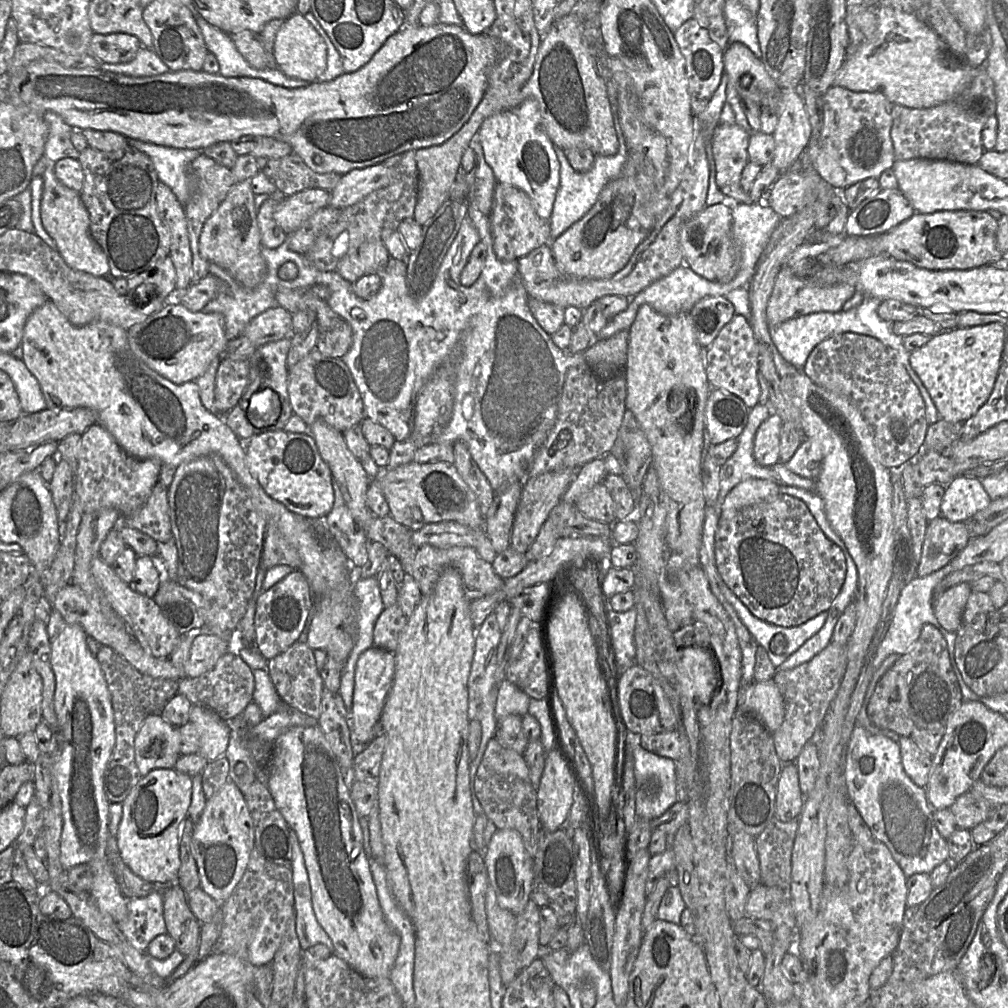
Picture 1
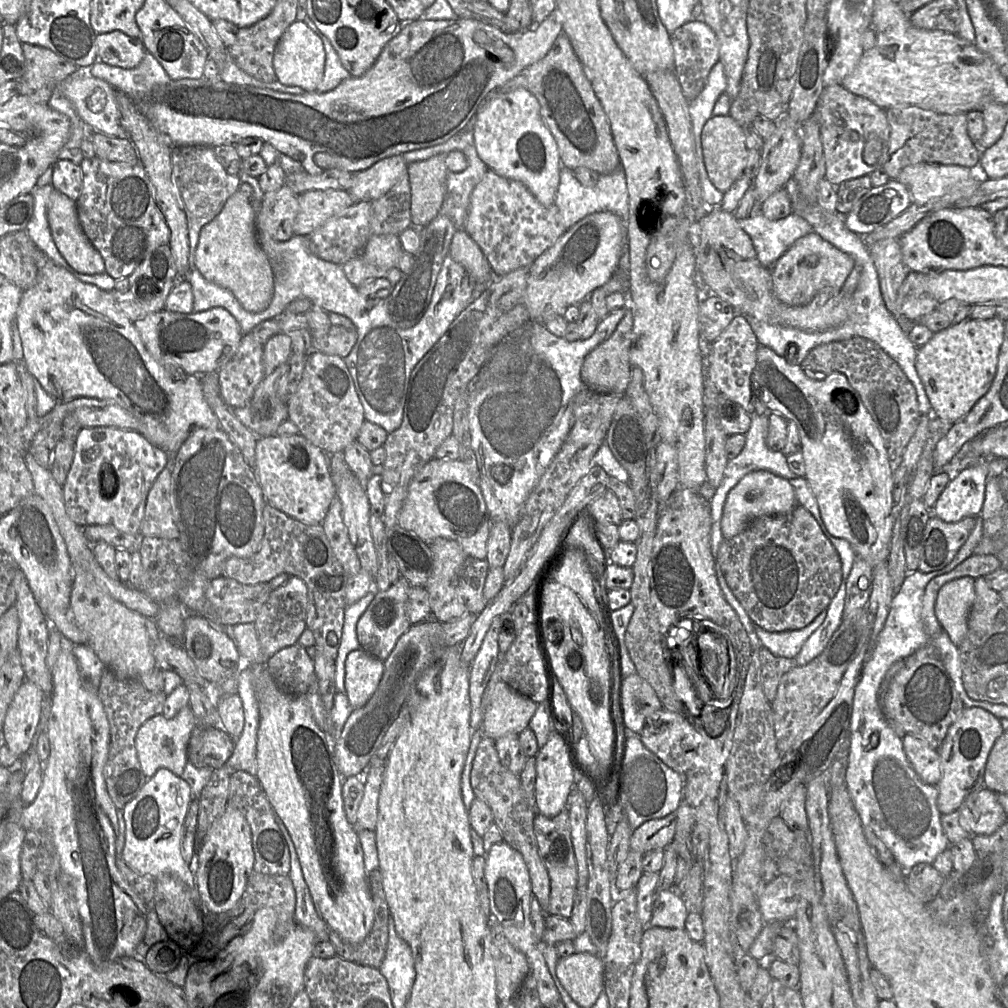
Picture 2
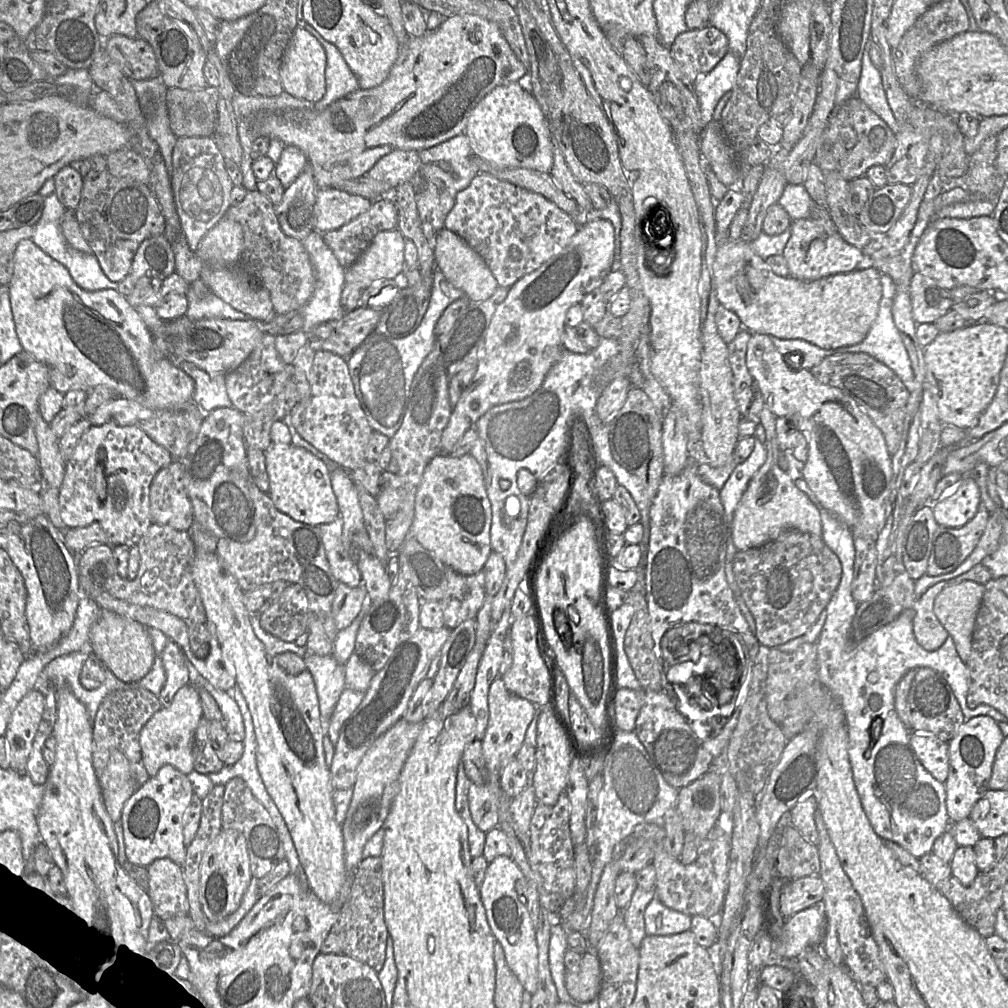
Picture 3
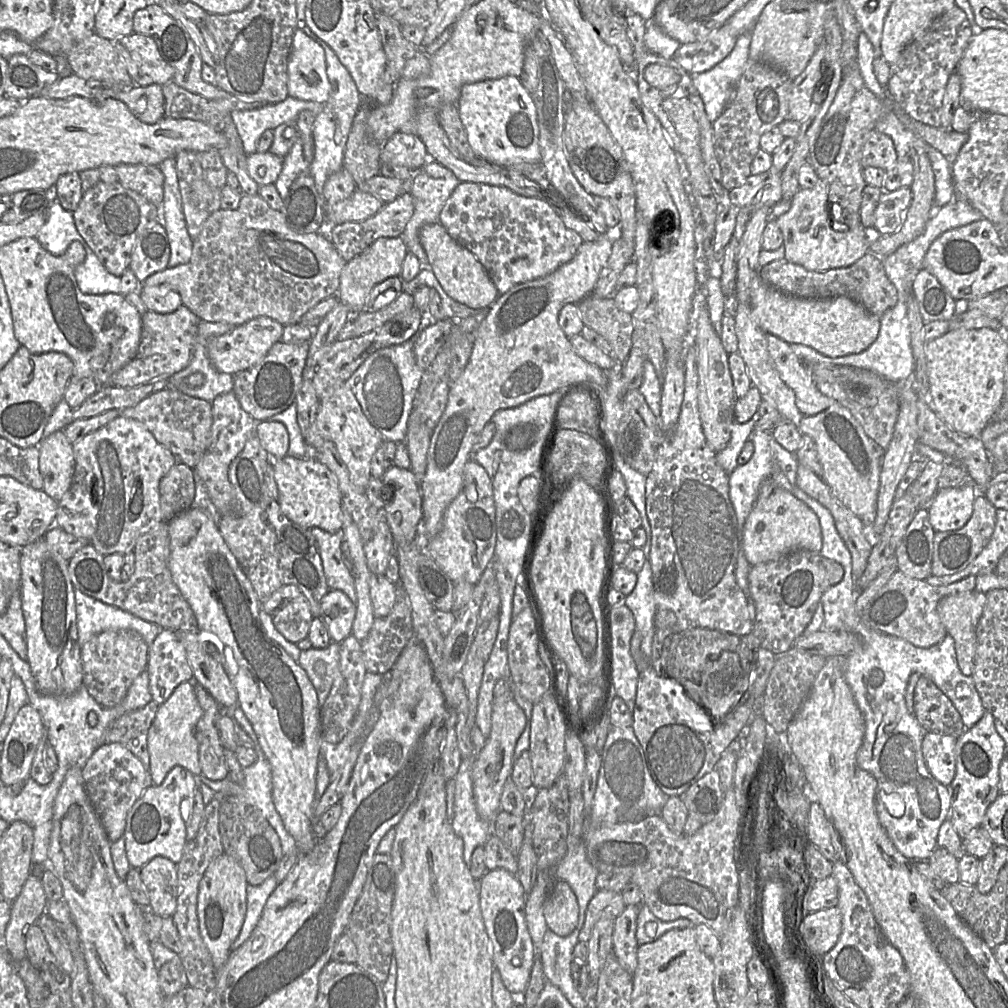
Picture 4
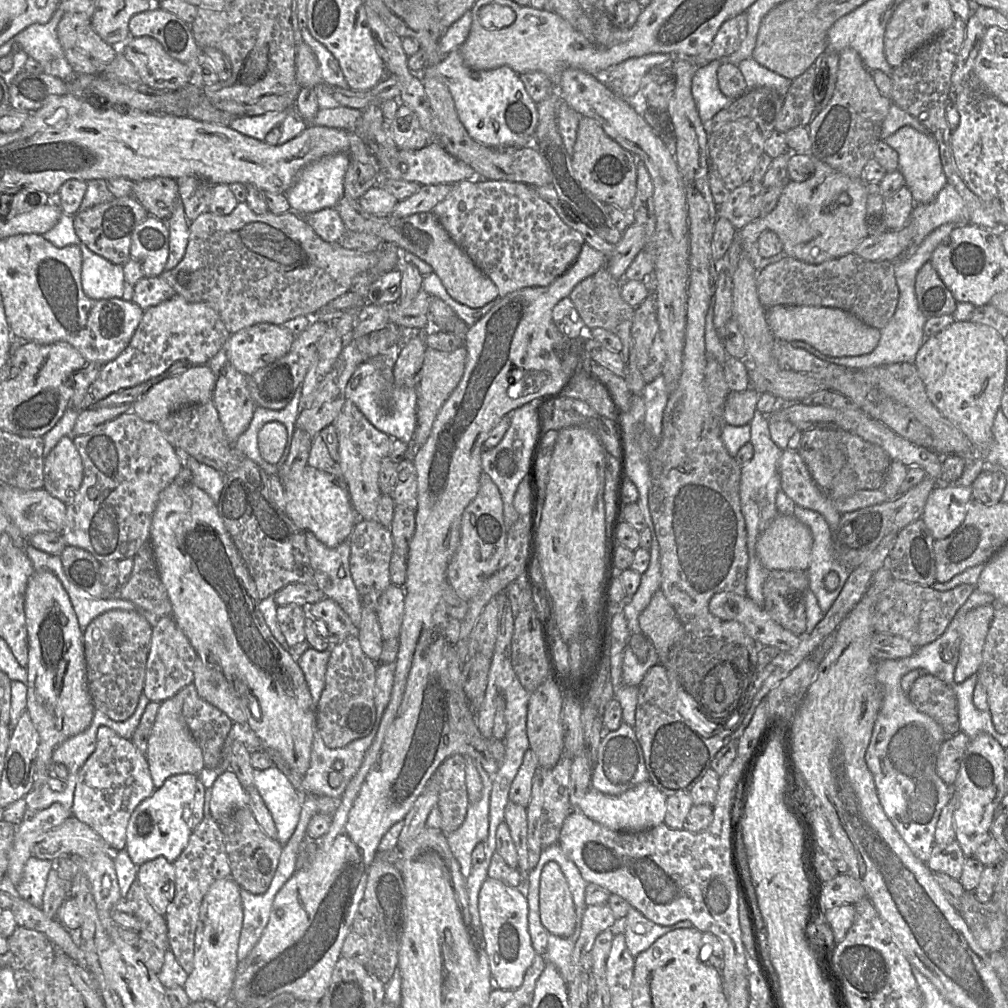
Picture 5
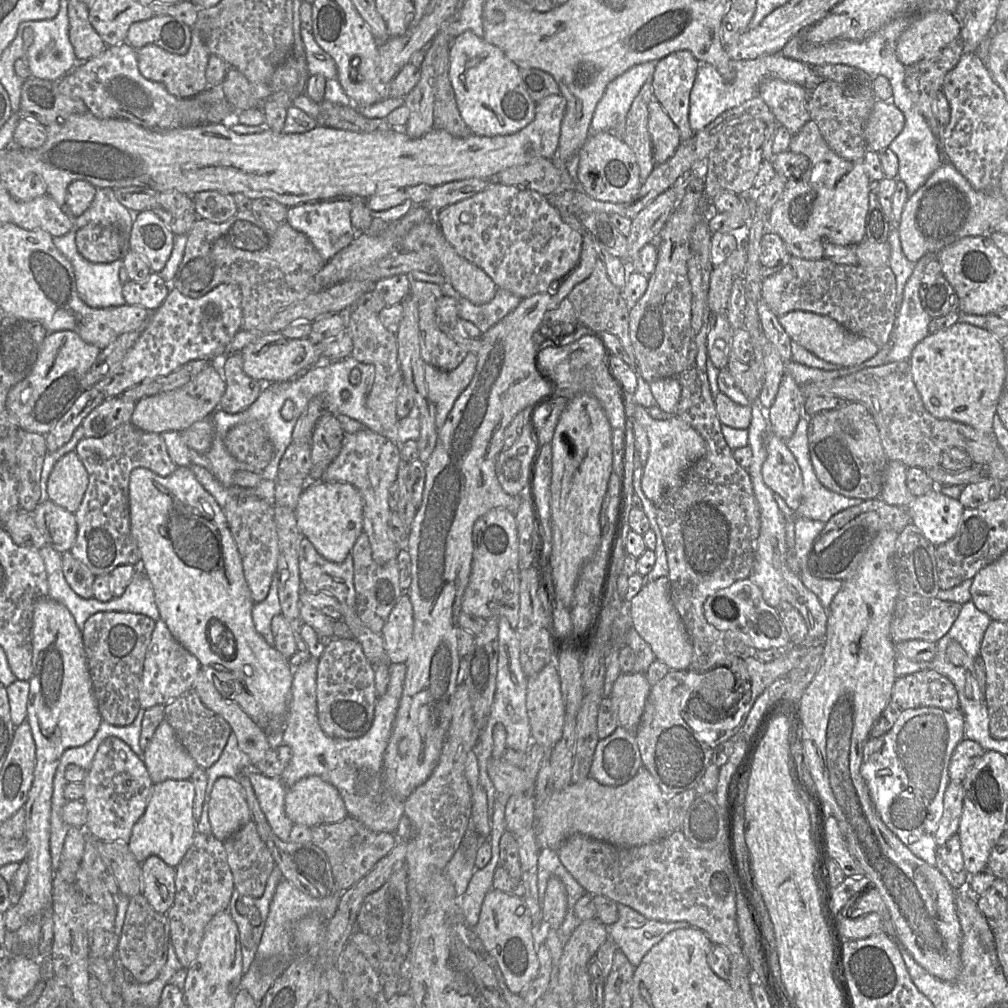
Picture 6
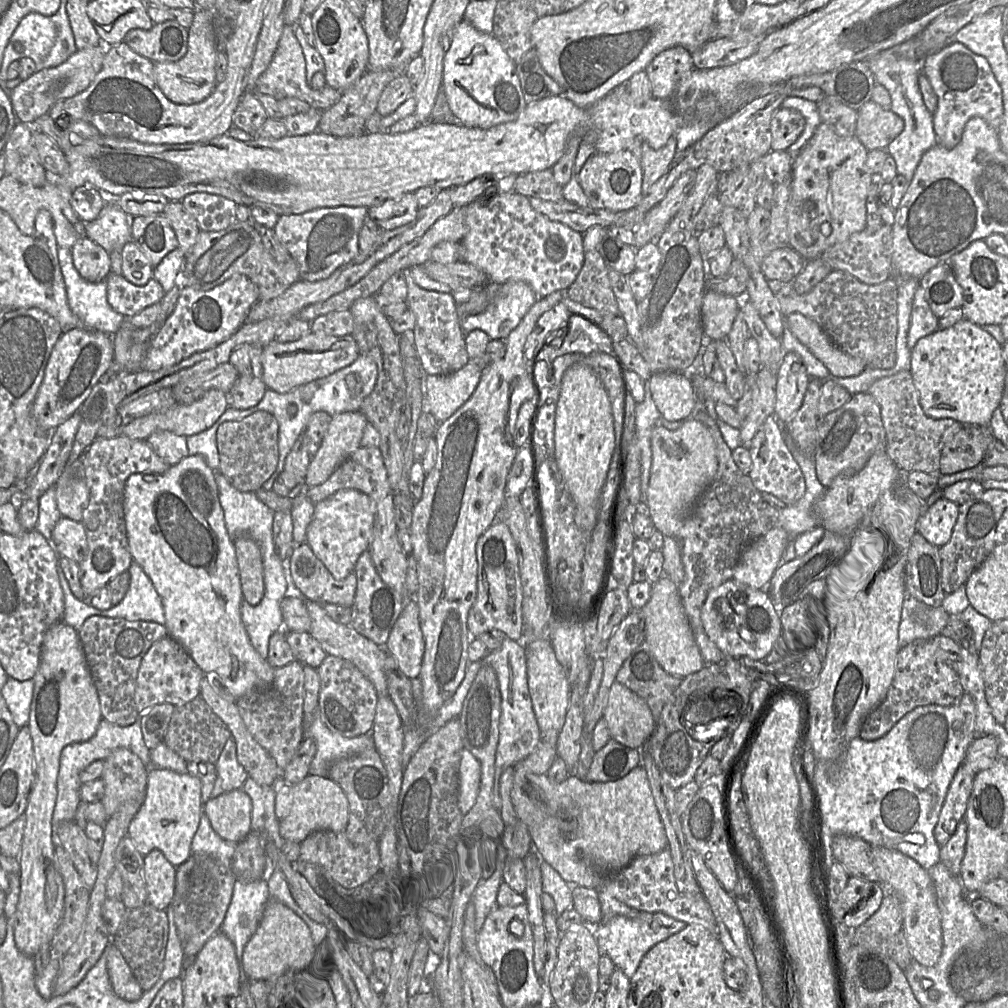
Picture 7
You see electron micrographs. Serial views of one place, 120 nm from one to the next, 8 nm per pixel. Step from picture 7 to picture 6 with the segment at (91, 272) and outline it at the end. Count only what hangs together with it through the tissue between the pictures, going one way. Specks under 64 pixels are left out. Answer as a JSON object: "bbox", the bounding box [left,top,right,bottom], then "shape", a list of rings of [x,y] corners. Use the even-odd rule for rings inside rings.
{"bbox":[75,224,124,263],"shape":[[[89,224],[76,231],[75,243],[92,263],[111,263],[123,256],[124,236],[116,225]]]}

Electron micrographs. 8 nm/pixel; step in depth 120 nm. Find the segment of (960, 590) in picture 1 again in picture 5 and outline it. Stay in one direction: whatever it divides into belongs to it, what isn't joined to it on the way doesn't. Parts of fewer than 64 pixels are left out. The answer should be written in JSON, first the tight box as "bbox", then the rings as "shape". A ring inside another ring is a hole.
{"bbox":[954,605,994,683],"shape":[[[983,605],[970,610],[958,627],[960,636],[959,661],[954,680],[961,683],[978,672],[982,663],[985,639],[994,616],[993,605]]]}

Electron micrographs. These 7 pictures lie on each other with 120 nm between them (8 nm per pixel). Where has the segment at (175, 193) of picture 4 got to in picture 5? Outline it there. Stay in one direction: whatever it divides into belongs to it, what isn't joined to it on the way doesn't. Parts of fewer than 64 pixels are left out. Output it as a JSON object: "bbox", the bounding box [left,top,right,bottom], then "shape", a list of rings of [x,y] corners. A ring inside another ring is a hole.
{"bbox":[165,200,189,271],"shape":[[[179,200],[172,215],[165,221],[169,229],[169,257],[165,271],[174,269],[184,257],[189,241],[189,221]]]}

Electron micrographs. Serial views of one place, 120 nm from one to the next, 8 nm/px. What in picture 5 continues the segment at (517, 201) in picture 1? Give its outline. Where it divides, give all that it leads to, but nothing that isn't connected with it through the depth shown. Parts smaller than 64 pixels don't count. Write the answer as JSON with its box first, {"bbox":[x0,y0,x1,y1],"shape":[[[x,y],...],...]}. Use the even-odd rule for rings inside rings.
{"bbox":[431,178,585,298],"shape":[[[482,178],[462,180],[453,185],[449,195],[439,202],[431,212],[435,215],[451,239],[470,257],[473,263],[493,281],[498,289],[500,298],[522,288],[548,286],[573,264],[585,242],[579,232],[566,225],[559,218],[553,207],[537,195],[534,187],[523,183]]]}

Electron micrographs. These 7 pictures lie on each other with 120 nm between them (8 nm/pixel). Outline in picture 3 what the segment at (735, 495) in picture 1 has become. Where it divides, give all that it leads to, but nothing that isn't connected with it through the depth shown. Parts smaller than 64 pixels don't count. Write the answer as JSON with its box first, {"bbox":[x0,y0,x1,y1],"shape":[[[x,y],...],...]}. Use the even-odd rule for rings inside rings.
{"bbox":[731,406,822,550],"shape":[[[766,406],[758,414],[765,429],[767,450],[766,462],[751,478],[733,516],[731,537],[737,550],[760,547],[775,539],[787,529],[795,529],[822,536],[821,517],[817,507],[800,491],[788,473],[779,467],[780,447],[776,435],[776,418]]]}

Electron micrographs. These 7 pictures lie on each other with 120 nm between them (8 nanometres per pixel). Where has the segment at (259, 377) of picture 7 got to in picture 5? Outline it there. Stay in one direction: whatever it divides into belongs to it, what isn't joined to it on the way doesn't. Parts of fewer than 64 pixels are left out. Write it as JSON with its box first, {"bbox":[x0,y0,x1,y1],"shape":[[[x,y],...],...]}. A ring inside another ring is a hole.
{"bbox":[212,363,256,445],"shape":[[[227,363],[217,378],[212,403],[225,437],[232,445],[247,430],[256,408],[248,389],[247,376]]]}

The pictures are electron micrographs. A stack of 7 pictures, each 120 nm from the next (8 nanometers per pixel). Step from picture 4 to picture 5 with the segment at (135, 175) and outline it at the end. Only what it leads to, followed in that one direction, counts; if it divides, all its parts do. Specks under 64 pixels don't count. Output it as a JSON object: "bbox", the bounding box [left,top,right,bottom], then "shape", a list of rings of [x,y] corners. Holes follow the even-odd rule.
{"bbox":[132,177,180,221],"shape":[[[154,177],[134,182],[132,196],[138,200],[148,213],[166,221],[173,213],[180,198],[175,179]]]}

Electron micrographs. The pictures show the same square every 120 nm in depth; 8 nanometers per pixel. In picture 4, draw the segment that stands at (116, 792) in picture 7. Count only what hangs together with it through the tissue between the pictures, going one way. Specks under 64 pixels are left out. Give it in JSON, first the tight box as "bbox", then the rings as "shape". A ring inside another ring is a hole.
{"bbox":[82,743,153,842],"shape":[[[110,743],[99,747],[82,769],[87,795],[111,842],[124,835],[126,817],[143,792],[153,785],[150,771],[123,744]]]}

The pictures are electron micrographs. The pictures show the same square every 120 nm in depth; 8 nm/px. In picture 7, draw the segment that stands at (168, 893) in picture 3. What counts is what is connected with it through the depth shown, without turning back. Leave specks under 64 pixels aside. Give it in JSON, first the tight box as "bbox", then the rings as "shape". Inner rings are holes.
{"bbox":[143,849,176,911],"shape":[[[157,849],[144,857],[143,864],[148,904],[165,911],[174,900],[176,867]]]}

